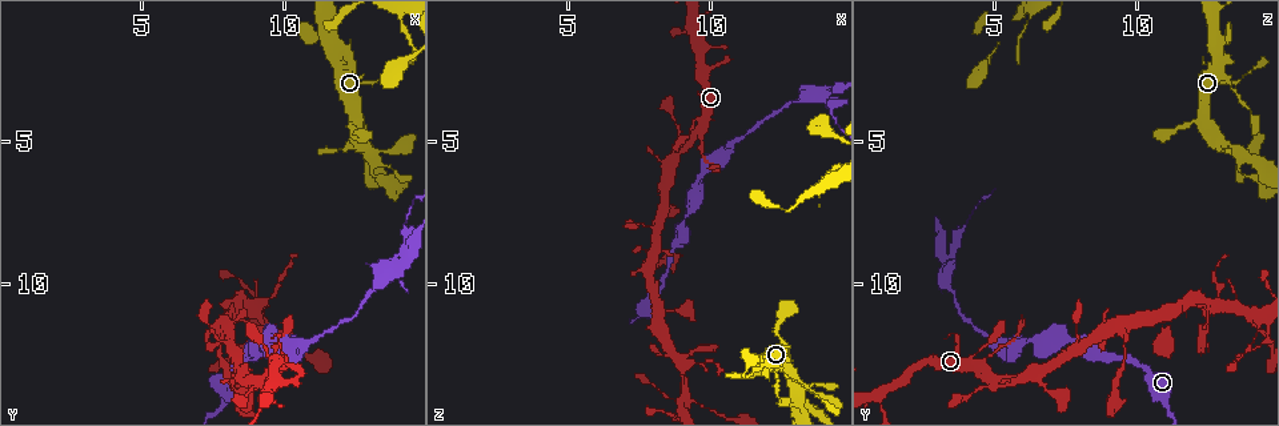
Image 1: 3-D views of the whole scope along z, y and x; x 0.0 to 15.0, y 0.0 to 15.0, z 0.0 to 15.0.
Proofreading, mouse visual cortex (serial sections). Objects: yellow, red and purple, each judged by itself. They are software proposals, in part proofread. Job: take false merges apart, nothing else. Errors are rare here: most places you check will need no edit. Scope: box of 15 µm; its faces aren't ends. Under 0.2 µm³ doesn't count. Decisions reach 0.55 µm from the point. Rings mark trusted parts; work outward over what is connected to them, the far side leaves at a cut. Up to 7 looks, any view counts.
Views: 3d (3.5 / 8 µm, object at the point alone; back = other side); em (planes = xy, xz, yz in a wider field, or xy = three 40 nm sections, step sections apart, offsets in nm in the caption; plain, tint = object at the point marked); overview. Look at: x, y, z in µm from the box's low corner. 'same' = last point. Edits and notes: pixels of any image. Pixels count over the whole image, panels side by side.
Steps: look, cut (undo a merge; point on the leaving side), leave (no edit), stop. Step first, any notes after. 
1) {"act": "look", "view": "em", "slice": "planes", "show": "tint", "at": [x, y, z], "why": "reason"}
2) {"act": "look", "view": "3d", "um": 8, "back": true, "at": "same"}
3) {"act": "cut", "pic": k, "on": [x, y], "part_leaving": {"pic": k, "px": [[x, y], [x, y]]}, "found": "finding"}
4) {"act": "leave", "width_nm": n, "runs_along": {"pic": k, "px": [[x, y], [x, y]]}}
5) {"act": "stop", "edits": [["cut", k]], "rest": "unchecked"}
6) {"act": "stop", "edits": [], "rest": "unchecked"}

{"act": "look", "view": "3d", "um": 3.5, "at": [9.1, 11.2, 13.9], "why": "calibre changes"}

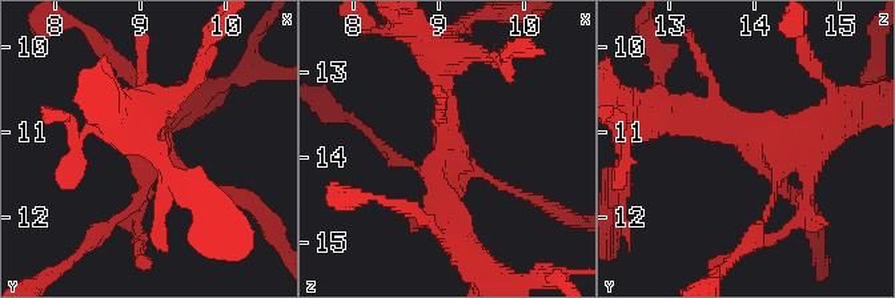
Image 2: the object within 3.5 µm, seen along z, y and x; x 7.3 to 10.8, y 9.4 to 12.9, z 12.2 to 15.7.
{"act": "look", "view": "em", "slice": "xy", "step": 1, "show": "tint", "at": [9.10, 11.10, 13.95]}

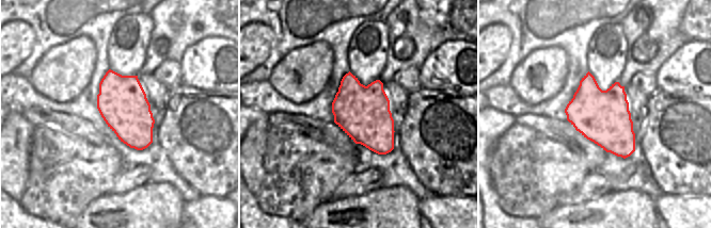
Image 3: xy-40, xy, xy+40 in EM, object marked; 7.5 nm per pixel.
{"act": "leave", "width_nm": 400, "runs_along": {"pic": 2, "px": [[663, 116], [735, 125], [783, 190]]}, "found": "one cell here"}

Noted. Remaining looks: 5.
{"act": "look", "view": "3d", "um": 3.5, "at": [13.5, 6.3, 14.3], "why": "sharp bend"}

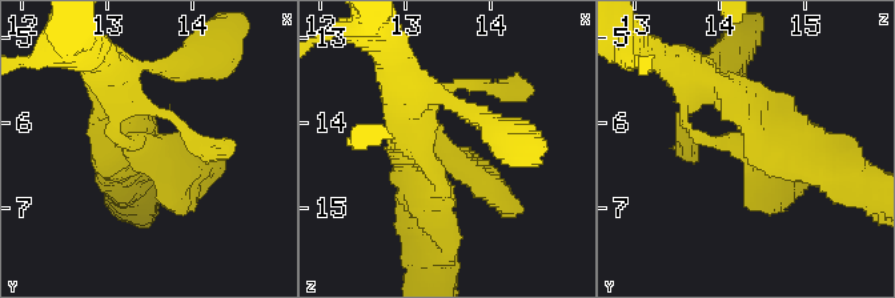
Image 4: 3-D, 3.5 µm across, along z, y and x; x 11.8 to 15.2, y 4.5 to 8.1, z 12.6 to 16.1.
{"act": "look", "view": "em", "slice": "xy", "step": 5, "show": "tint", "at": [13.45, 6.30, 14.35]}

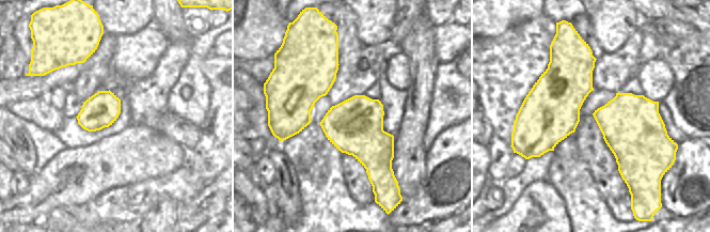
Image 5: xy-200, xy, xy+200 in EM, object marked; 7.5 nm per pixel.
{"act": "look", "view": "em", "slice": "xy", "step": 2, "show": "tint", "at": "same", "why": "cut it another way"}

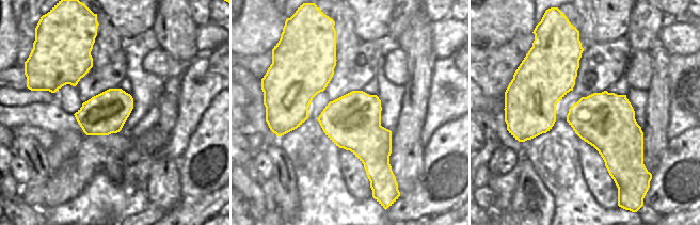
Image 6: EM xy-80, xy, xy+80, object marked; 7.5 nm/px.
{"act": "leave", "runs_along": {"pic": 4, "px": [[117, 100], [133, 153], [203, 178]]}, "found": "one cell here"}

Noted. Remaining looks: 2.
{"act": "look", "view": "3d", "um": 3.5, "at": [14.0, 9.5, 3.4], "why": "three arms meet"}

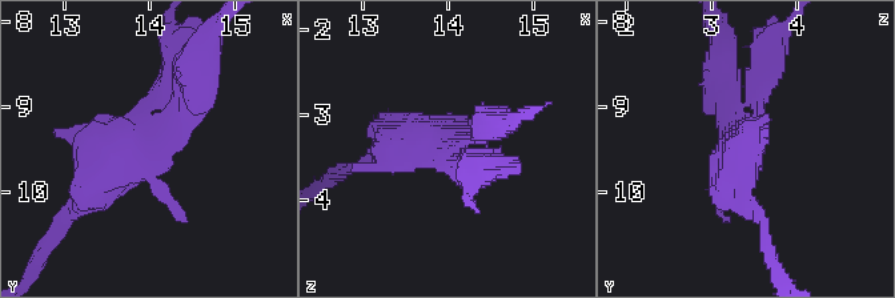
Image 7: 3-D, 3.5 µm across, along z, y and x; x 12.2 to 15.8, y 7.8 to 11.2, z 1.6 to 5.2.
{"act": "leave", "runs_along": {"pic": 7, "px": [[75, 208], [172, 77]]}, "found": "all the same cell"}

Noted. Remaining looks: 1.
{"act": "stop", "edits": [], "rest": "unchecked"}

